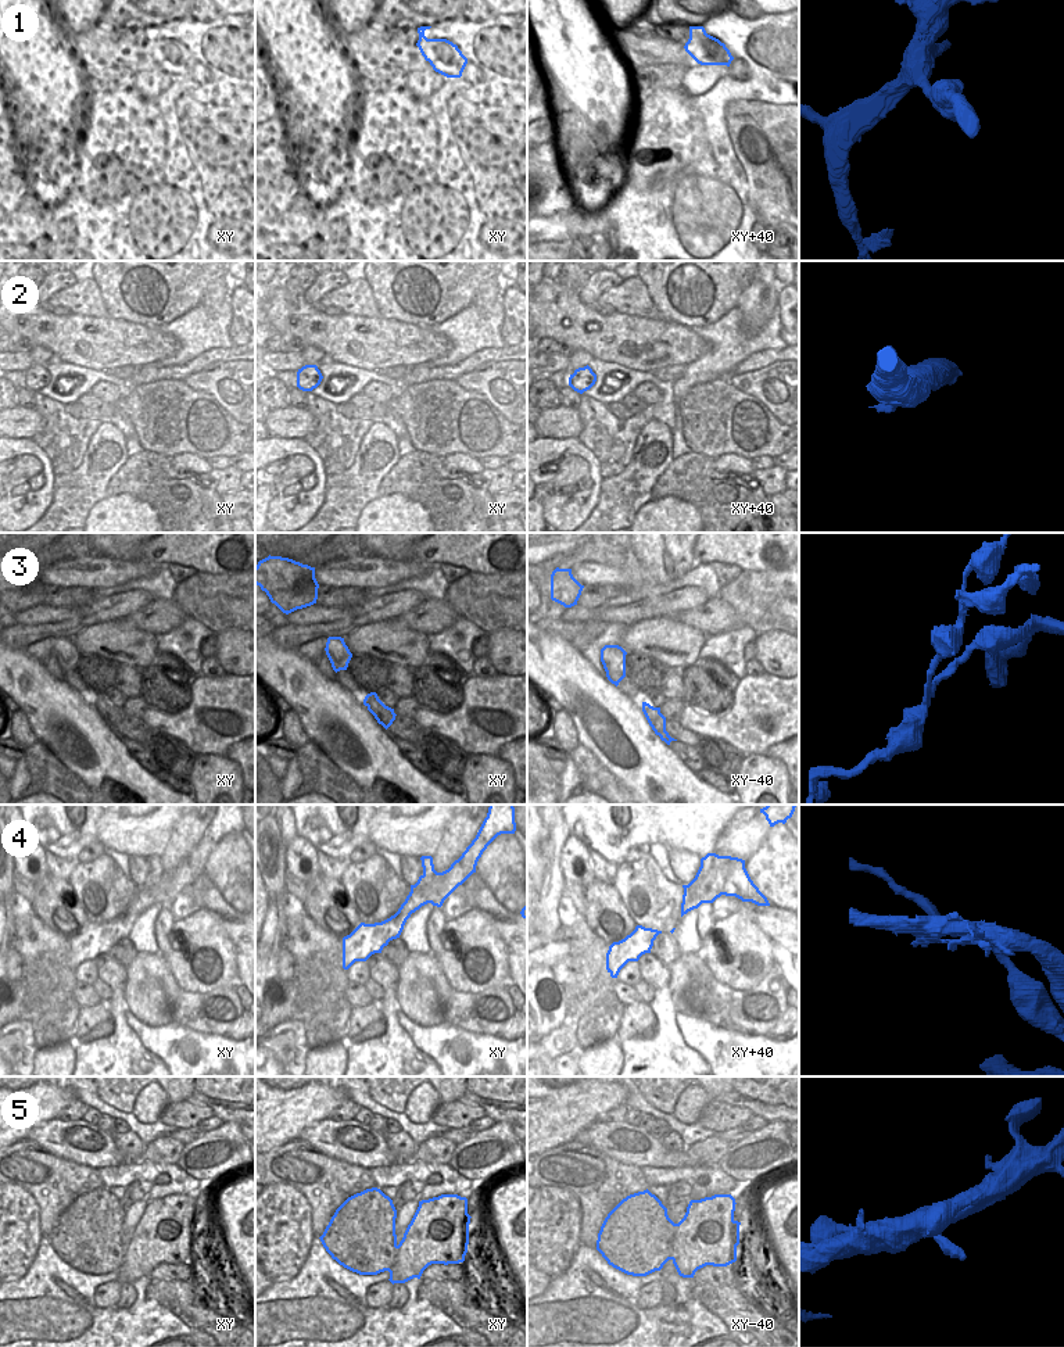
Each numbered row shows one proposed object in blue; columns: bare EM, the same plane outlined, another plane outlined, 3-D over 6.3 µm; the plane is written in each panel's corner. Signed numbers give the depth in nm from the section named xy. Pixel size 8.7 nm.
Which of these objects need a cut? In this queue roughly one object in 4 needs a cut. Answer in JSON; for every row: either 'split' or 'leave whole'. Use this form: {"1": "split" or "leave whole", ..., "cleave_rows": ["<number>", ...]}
{"1": "leave whole", "2": "leave whole", "3": "leave whole", "4": "leave whole", "5": "leave whole", "cleave_rows": []}

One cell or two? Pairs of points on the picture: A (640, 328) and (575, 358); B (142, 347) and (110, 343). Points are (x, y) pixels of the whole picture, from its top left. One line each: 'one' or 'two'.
A: two
B: one

